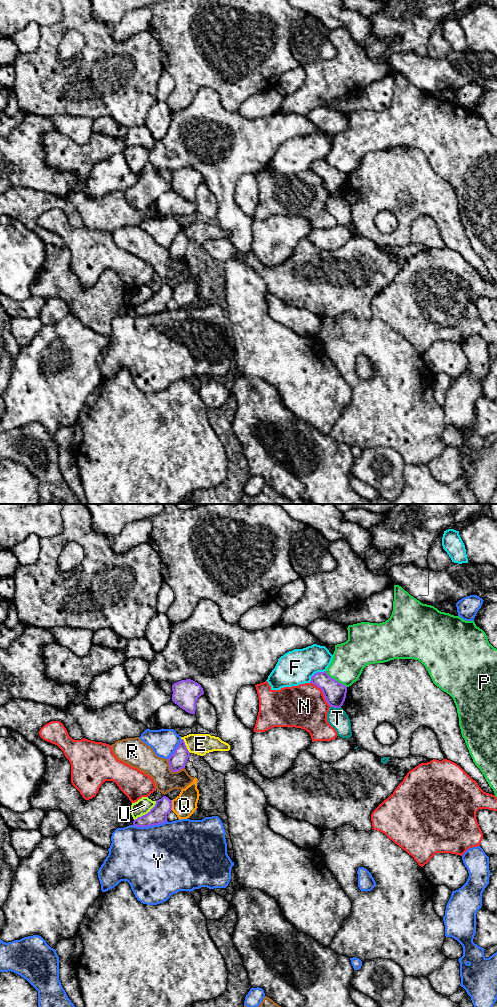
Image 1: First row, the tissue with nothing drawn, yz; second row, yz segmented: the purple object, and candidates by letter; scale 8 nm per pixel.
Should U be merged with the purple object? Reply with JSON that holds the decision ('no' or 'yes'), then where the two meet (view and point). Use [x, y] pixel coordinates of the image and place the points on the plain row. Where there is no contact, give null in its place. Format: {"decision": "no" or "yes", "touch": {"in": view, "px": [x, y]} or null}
{"decision": "no", "touch": {"in": "yz", "px": [147, 301]}}

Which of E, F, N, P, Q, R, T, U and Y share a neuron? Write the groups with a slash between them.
E / F / N / P / Q / R / T U Y

